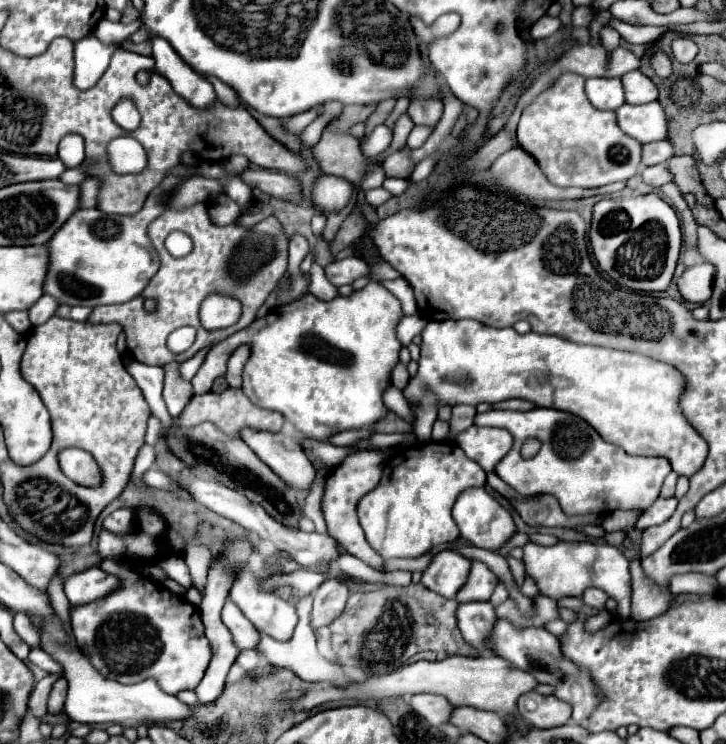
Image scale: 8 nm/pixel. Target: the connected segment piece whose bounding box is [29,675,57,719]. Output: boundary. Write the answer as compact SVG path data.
M47 675L45 679L41 679L31 697L29 697L29 711L35 715L35 717L43 717L43 713L47 713L47 697L49 697L49 691L51 691L51 685L57 681L55 675Z

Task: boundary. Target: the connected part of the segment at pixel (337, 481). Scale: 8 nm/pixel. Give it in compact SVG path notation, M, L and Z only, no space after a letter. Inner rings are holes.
M361 451L361 453L353 453L349 455L345 461L341 461L327 477L325 483L325 495L323 495L323 513L325 513L325 521L327 521L327 529L329 535L333 539L337 539L339 545L345 547L345 551L357 559L361 559L363 563L371 565L377 571L383 571L383 559L367 545L363 529L357 521L357 513L355 513L355 505L357 501L369 493L381 479L381 471L383 471L383 461L385 455L383 453L375 453L375 451Z

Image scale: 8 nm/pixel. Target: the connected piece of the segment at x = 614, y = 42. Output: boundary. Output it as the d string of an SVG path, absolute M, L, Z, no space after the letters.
M603 27L601 33L599 33L599 37L601 37L601 45L603 45L603 47L609 47L609 49L619 47L621 37L619 37L619 33L617 33L613 27Z

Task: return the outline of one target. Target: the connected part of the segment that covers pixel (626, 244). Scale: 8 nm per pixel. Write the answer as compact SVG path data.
M649 193L649 195L619 199L619 201L603 199L595 203L589 241L591 241L591 249L593 249L597 265L617 285L631 291L651 293L651 291L665 291L673 279L675 265L679 259L679 249L681 249L681 229L679 229L679 219L675 211L661 197L657 197L655 193Z

